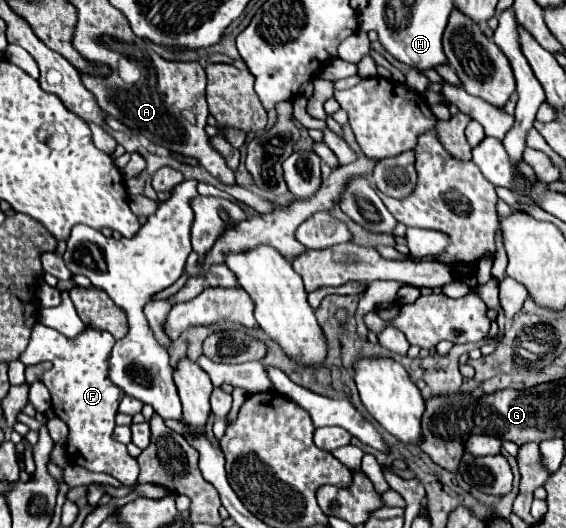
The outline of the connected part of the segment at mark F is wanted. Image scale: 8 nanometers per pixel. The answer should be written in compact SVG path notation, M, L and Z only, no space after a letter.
M35 323L29 345L25 353L21 353L21 361L25 365L41 361L51 363L51 369L41 377L41 381L51 393L51 409L69 427L67 455L71 457L71 463L89 471L109 473L123 485L133 485L139 477L137 459L127 453L123 443L113 439L115 415L123 397L123 391L109 379L109 355L113 345L115 339L107 331L85 329L75 339L67 339L55 329Z

